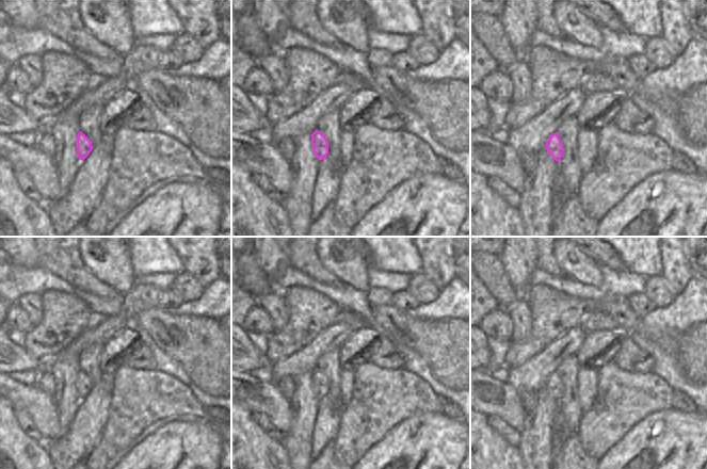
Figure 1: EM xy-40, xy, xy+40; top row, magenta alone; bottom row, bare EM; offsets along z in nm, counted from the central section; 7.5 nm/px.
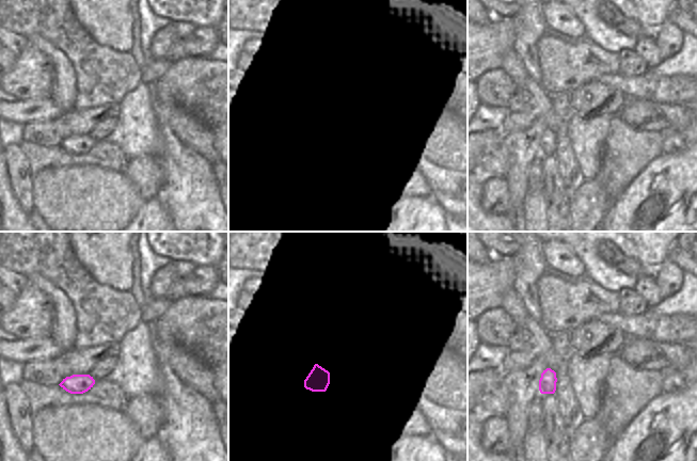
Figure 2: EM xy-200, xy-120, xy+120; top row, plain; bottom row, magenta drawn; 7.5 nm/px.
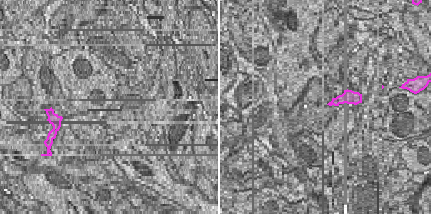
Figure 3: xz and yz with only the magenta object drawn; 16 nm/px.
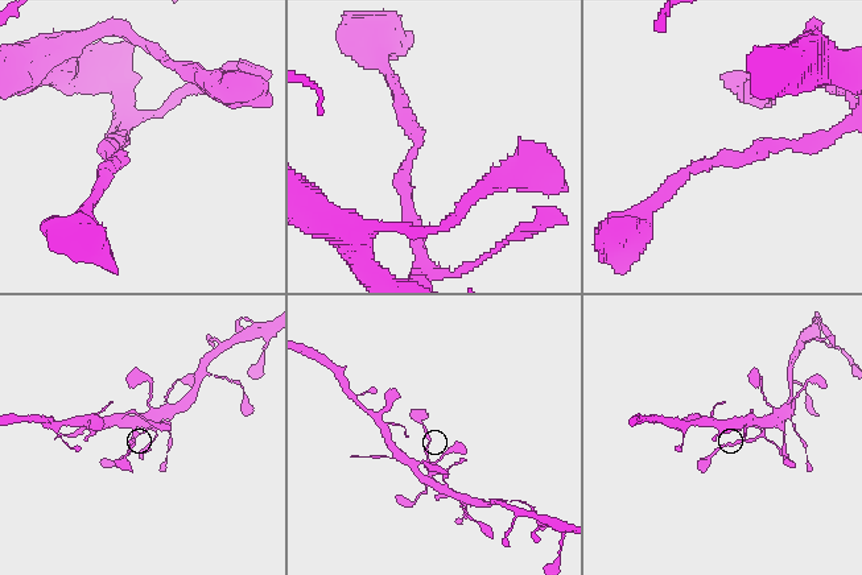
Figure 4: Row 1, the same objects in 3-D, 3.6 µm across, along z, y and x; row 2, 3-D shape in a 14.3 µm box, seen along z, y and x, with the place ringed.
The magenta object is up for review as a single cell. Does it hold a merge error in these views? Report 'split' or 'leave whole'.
leave whole

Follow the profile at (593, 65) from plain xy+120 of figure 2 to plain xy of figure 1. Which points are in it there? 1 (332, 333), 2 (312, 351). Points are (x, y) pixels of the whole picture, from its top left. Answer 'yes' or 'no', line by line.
1: no
2: no

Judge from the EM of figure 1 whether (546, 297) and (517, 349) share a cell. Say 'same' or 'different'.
same

